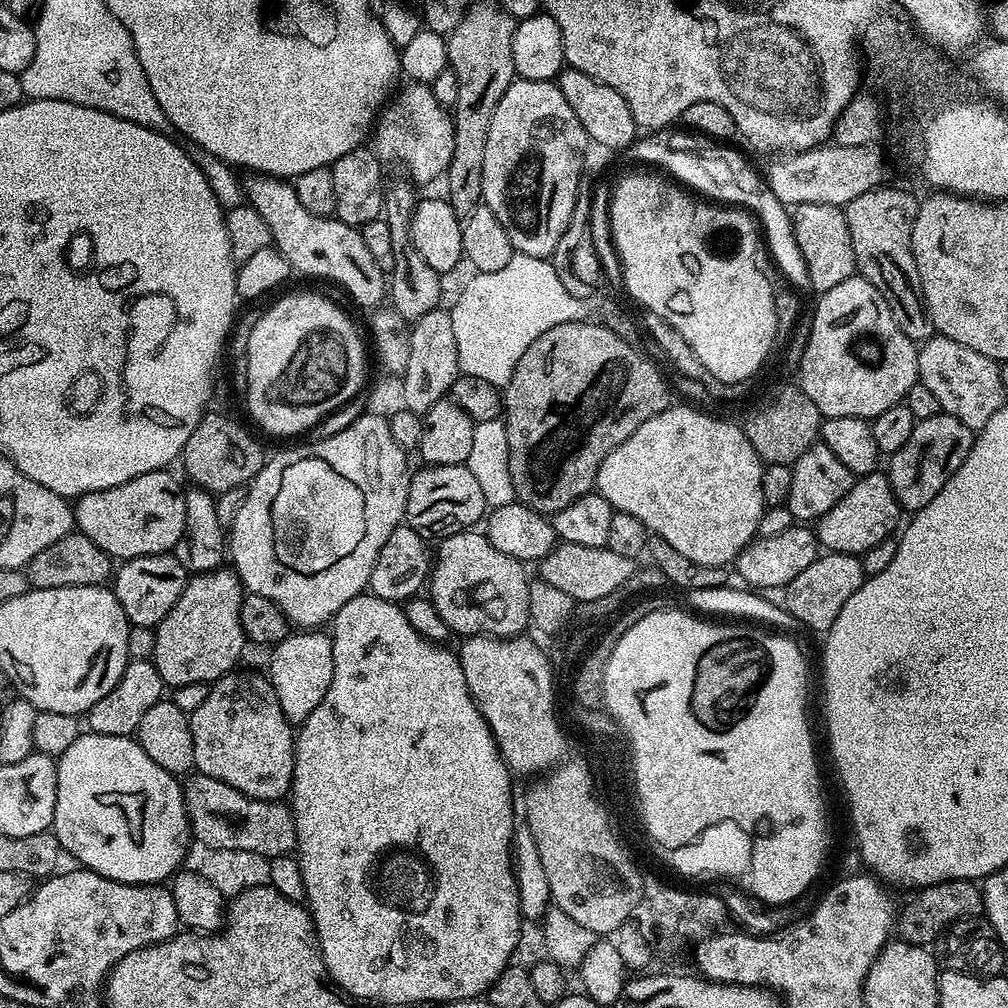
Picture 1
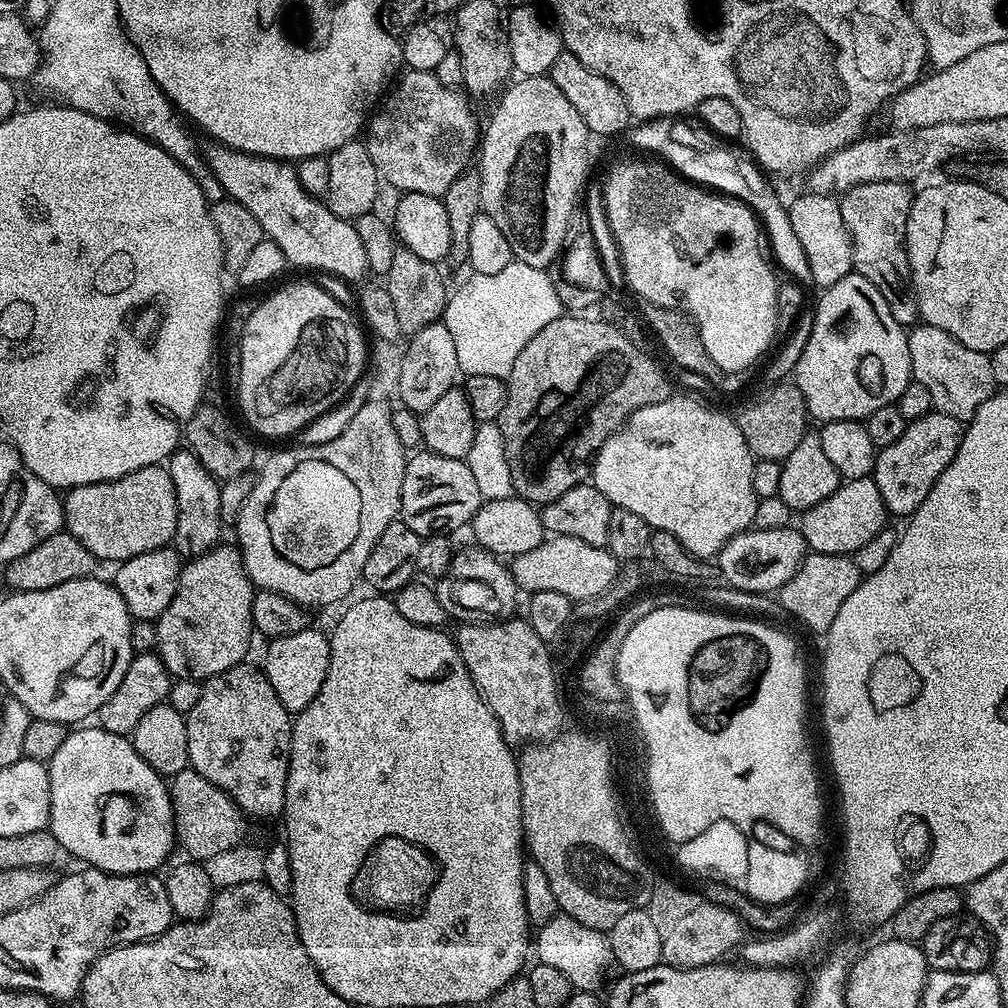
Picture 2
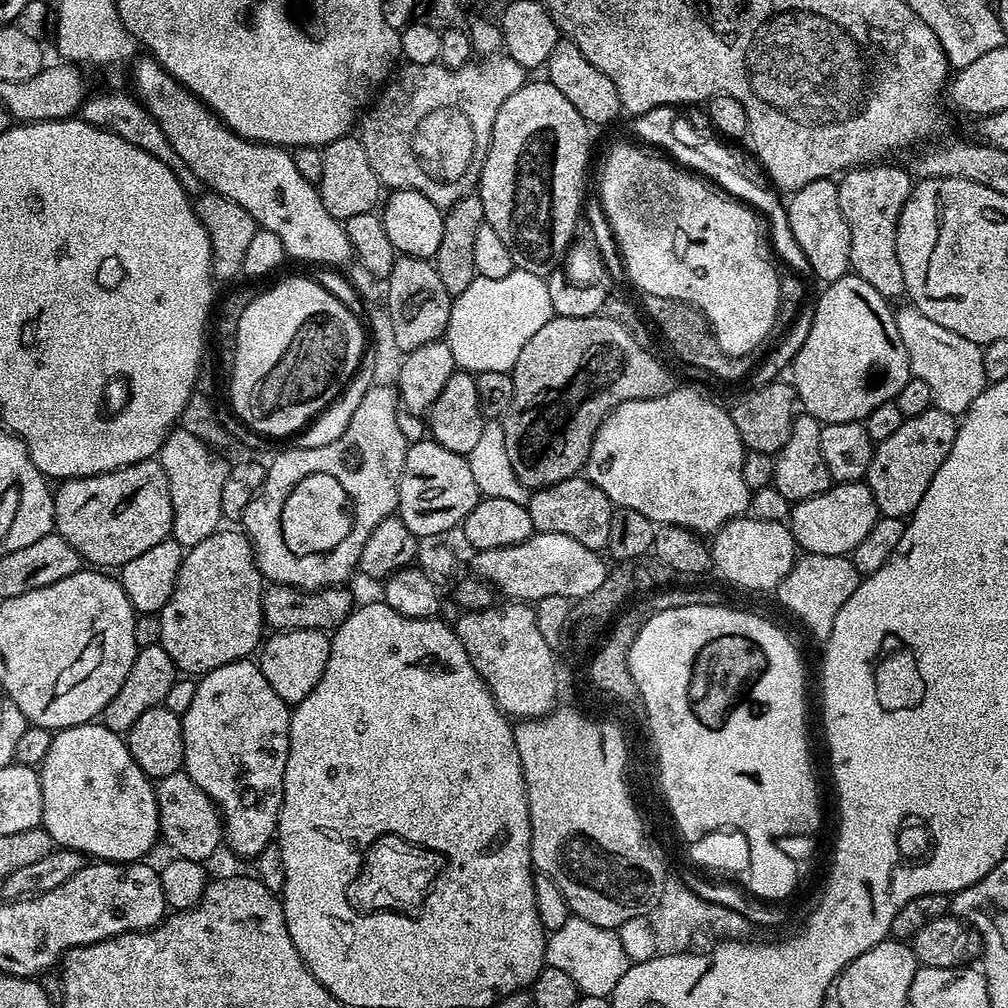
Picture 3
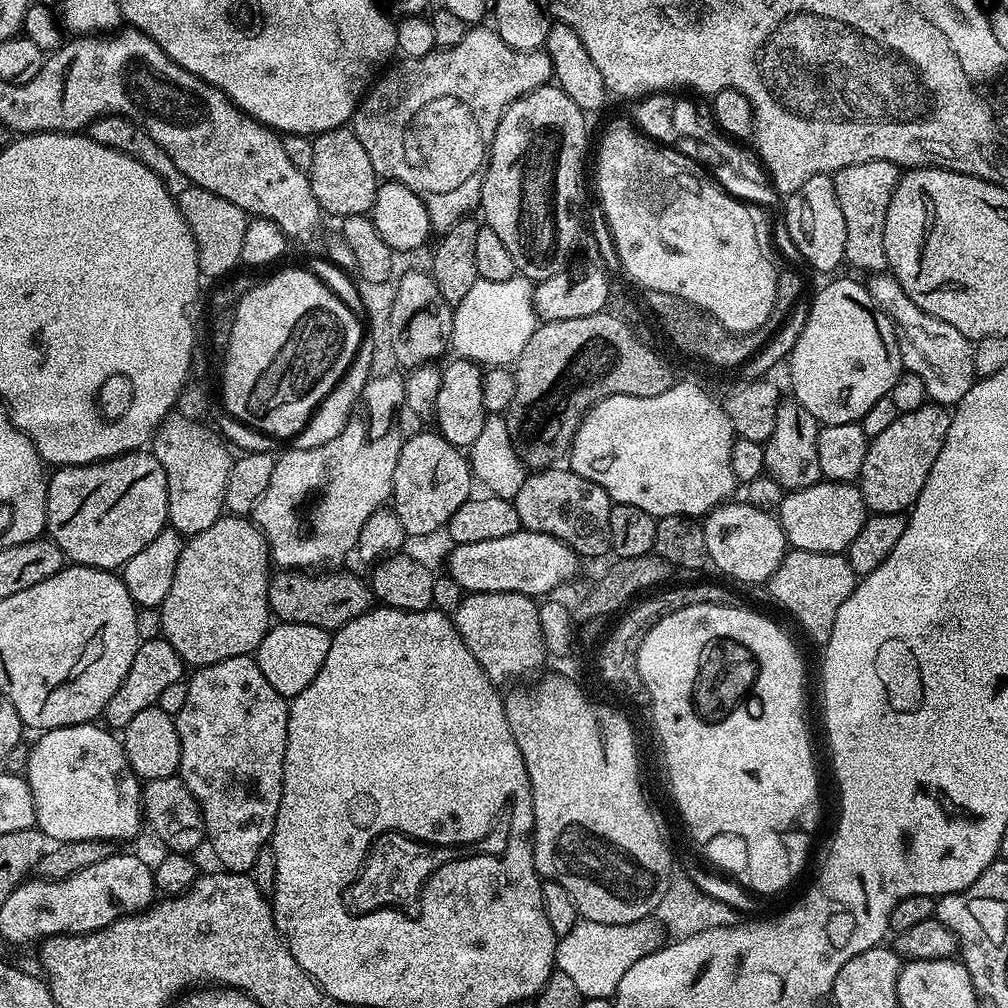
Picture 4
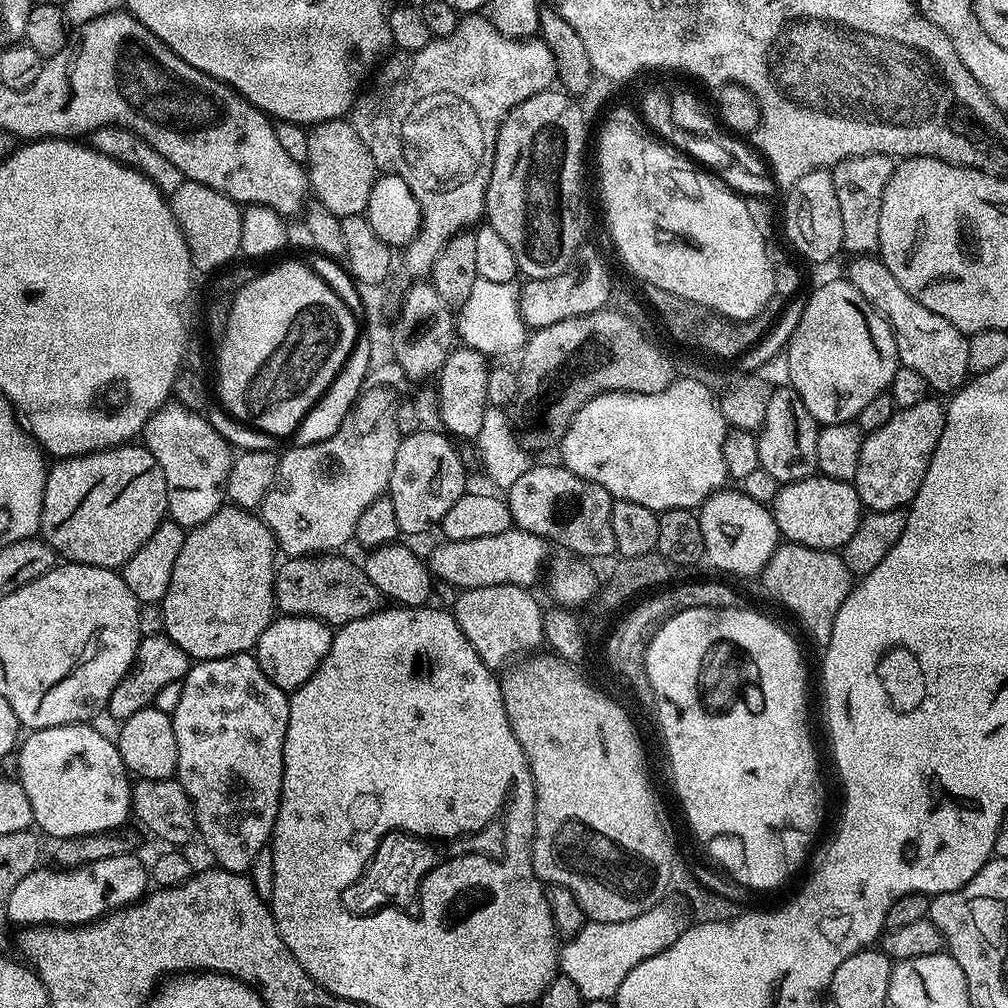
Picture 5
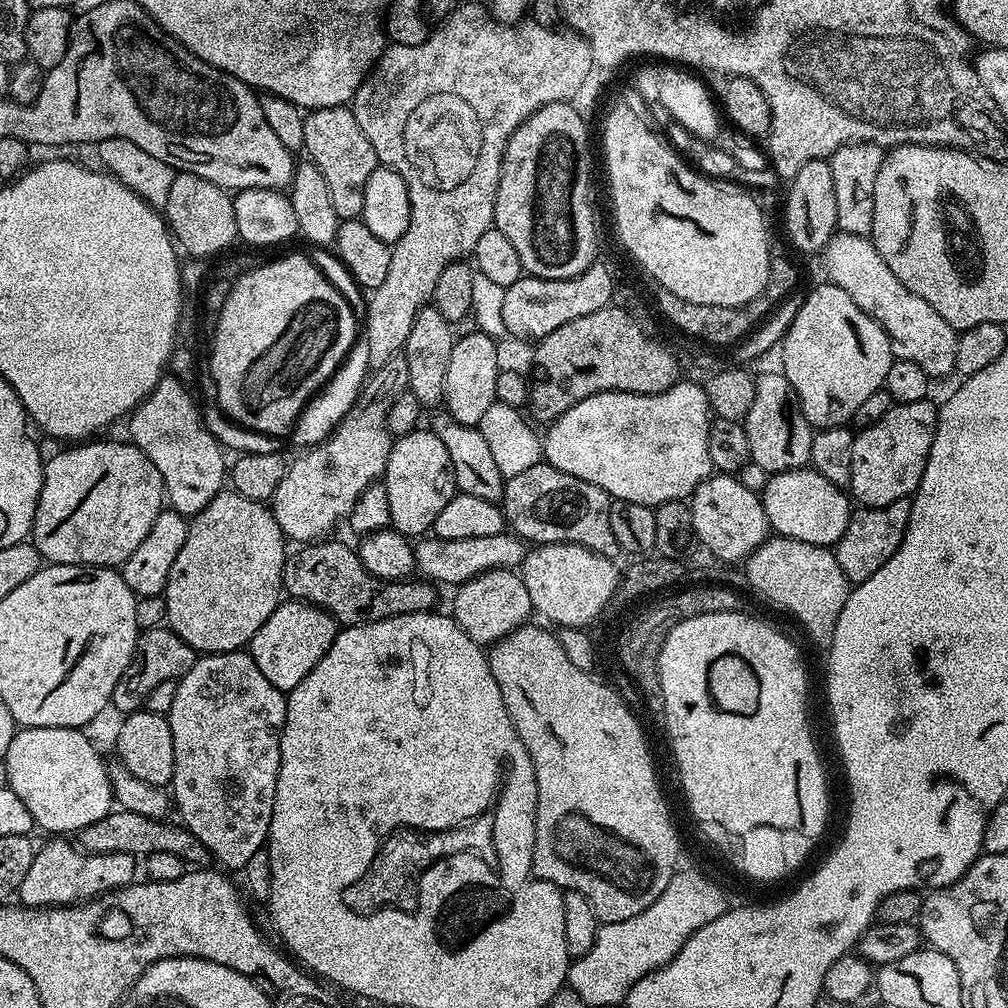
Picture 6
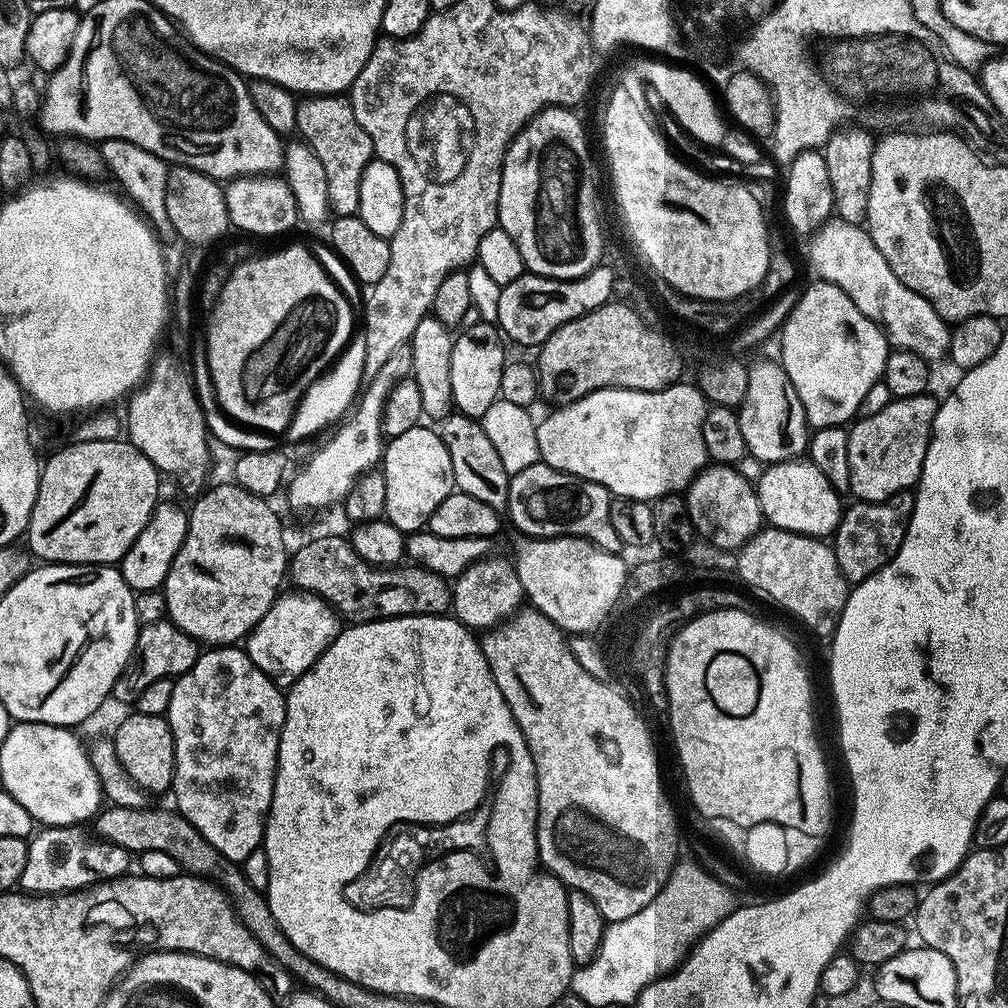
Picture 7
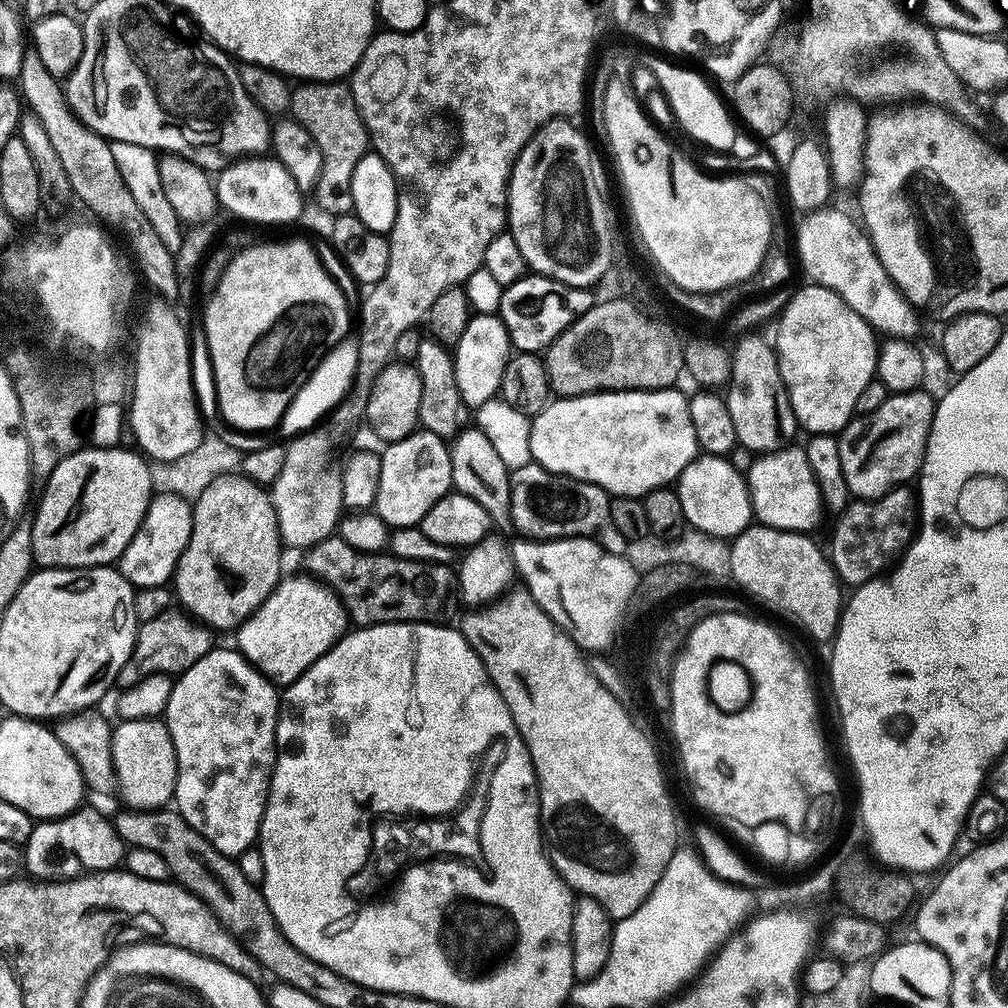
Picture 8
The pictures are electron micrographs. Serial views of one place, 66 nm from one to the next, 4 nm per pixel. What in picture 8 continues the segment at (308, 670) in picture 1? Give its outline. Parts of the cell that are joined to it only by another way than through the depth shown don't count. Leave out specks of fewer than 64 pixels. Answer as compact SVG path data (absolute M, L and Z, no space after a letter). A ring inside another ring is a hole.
M285 575L268 595L266 602L262 602L262 606L258 606L256 613L234 632L236 636L234 644L240 655L246 657L249 664L254 665L261 674L267 676L277 686L287 686L295 682L313 662L322 658L322 654L330 651L350 628L348 613L345 612L340 597L327 584L311 575L303 575Z

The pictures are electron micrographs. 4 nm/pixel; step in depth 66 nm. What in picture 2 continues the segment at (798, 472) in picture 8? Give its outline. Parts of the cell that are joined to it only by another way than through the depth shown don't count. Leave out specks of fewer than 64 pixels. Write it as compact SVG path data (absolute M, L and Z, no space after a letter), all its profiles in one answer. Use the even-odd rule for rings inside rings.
M867 476L857 480L844 480L834 490L834 494L830 494L830 498L818 502L818 506L810 506L810 510L803 512L799 520L800 533L804 535L805 545L812 552L852 556L862 546L866 546L866 542L870 542L874 534L885 528L889 523L890 513L882 502L878 486L871 476Z

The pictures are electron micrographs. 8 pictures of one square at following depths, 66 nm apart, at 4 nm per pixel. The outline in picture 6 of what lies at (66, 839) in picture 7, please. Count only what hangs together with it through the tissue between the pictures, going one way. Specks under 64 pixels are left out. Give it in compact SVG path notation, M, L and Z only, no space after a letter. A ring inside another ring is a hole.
M52 838L49 844L36 848L36 857L26 870L26 878L18 889L19 903L29 908L51 908L53 906L71 906L81 902L95 900L96 897L124 888L137 879L137 857L128 852L102 852L93 854L79 847L72 848L71 839Z

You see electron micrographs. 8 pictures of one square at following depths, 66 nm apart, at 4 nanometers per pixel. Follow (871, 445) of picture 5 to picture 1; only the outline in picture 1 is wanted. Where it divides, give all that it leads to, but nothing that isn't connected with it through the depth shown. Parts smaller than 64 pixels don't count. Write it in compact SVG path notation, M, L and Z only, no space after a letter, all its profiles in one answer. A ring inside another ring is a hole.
M947 414L916 422L914 434L910 434L906 446L891 453L889 460L892 461L888 468L886 467L894 498L905 513L911 514L926 506L926 502L930 502L930 498L934 498L934 494L938 494L938 490L946 486L954 470L958 470L958 466L966 462L966 454L970 454L973 439L973 429L967 428L965 424L958 422L958 418Z

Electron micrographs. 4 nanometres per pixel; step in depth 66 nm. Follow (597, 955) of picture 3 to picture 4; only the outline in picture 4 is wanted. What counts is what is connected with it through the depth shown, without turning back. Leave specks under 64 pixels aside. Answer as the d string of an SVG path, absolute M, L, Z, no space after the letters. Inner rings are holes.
M581 919L574 930L570 930L570 934L557 939L555 967L562 974L567 974L587 999L607 1000L615 997L618 982L622 982L622 974L626 974L626 970L630 970L638 958L661 947L659 931L661 929L651 919L633 924L603 924Z

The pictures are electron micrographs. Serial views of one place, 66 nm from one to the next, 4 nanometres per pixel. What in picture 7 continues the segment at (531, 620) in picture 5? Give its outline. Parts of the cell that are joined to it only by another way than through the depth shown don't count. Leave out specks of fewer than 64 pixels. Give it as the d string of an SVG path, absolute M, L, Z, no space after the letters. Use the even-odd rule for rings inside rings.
M485 555L475 560L461 576L455 577L451 611L455 619L469 629L486 630L510 616L525 599L524 587L516 573L516 565L511 559Z

